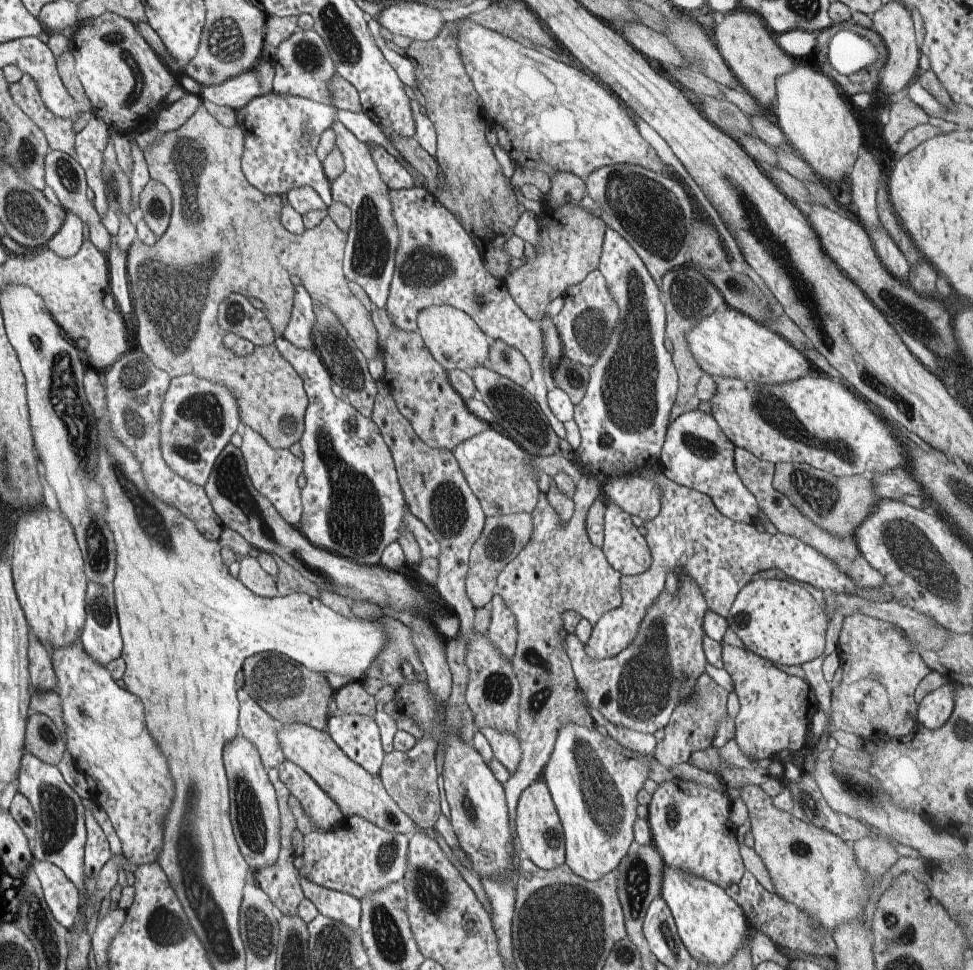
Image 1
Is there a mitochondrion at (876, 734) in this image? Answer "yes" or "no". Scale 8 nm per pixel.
no

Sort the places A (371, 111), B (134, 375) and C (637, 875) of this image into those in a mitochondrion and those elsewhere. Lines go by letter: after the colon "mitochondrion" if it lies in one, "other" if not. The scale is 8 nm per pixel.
A: other
B: mitochondrion
C: mitochondrion

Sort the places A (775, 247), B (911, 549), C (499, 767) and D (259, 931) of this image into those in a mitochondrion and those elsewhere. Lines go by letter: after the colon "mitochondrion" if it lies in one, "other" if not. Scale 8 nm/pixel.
A: mitochondrion
B: mitochondrion
C: other
D: mitochondrion

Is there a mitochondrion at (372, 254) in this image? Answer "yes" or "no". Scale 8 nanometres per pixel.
yes

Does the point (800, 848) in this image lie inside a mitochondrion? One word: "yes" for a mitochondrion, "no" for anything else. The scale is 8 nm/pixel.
yes

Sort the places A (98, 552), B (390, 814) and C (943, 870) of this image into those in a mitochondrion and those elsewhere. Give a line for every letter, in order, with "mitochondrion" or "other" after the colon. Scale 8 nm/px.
A: mitochondrion
B: mitochondrion
C: other

